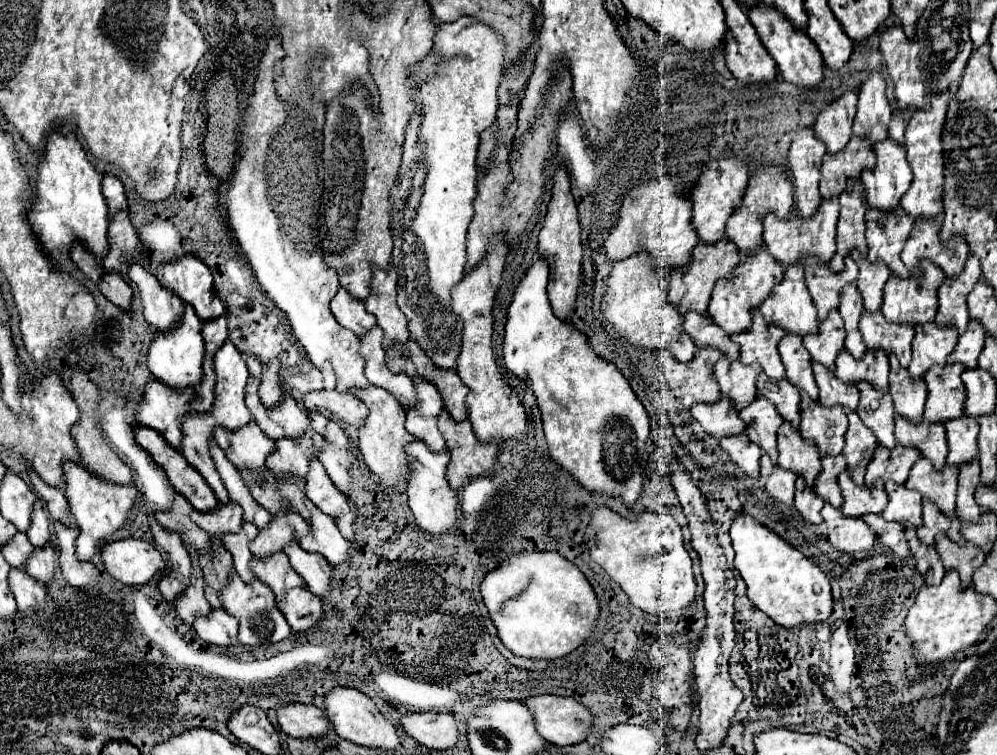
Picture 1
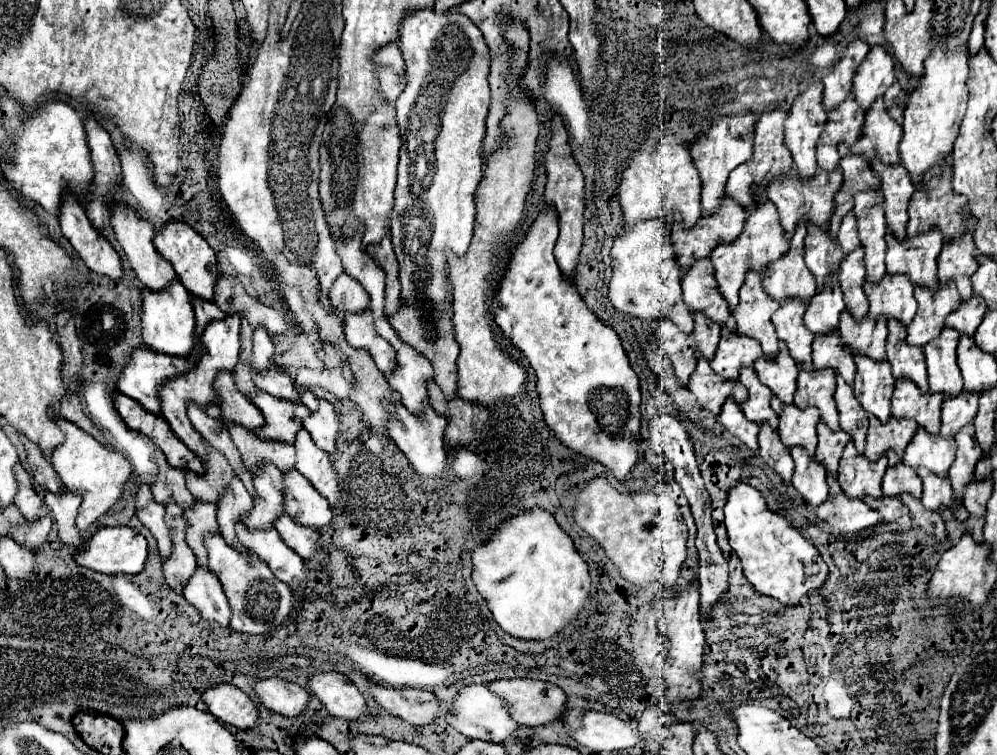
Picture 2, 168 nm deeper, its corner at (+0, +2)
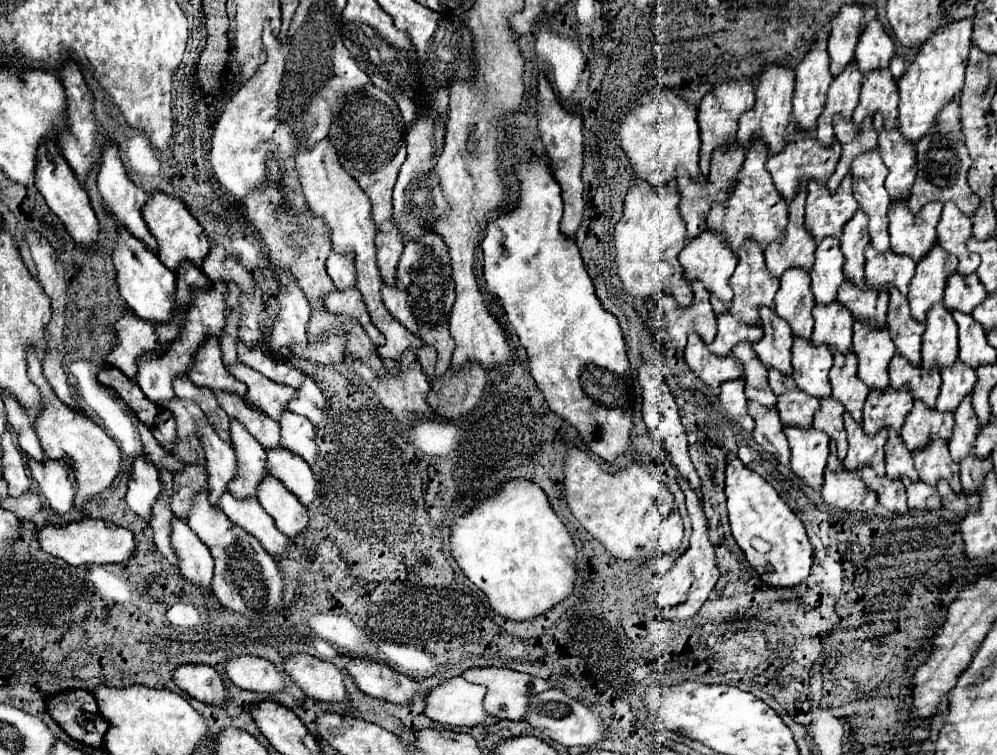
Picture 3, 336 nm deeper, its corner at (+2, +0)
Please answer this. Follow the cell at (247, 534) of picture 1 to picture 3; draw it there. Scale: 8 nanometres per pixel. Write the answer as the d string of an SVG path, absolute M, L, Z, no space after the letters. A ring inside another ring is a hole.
M206 417L198 423L198 437L202 441L206 453L206 477L208 477L208 495L212 505L218 505L218 497L226 491L230 479L236 473L236 457L234 449L228 441L220 439L214 427Z

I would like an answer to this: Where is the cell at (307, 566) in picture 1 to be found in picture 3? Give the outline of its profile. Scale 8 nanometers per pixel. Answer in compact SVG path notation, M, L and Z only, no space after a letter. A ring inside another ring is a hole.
M266 473L262 483L258 485L256 497L286 537L296 537L308 525L306 507L298 501L298 497L292 491L284 487L284 483L278 477Z

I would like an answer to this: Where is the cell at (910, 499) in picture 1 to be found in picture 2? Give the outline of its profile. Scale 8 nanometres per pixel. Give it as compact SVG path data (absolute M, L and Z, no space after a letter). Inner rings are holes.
M888 453L888 469L882 479L882 491L886 497L898 497L910 493L914 499L922 497L922 481L916 471L906 469L896 453Z

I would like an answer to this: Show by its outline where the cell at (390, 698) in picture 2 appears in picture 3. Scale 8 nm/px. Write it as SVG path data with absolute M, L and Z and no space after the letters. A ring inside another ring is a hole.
M348 659L346 671L354 679L358 689L370 697L396 705L404 705L414 699L414 681L388 667L388 663L384 661Z

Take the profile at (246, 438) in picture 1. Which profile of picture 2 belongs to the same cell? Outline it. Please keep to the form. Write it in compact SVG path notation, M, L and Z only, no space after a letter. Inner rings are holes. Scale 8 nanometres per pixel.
M218 373L216 385L222 397L222 405L210 405L204 409L212 419L222 419L226 425L242 425L248 431L264 427L262 413L236 389L234 379L228 373Z

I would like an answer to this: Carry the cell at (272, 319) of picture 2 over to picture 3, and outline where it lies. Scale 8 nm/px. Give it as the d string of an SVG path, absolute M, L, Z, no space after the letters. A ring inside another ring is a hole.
M212 243L208 257L204 257L202 263L202 271L214 281L214 279L224 279L224 281L234 281L236 285L240 285L244 291L252 291L254 281L252 281L252 273L246 271L236 255L228 253L228 249L220 243Z

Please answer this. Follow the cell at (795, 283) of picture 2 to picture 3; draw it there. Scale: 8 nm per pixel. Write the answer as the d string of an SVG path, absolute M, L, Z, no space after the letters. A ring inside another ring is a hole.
M806 183L796 191L796 199L788 205L788 223L784 235L764 249L768 271L780 277L788 267L812 269L816 243L808 229L804 229L804 203L806 203Z

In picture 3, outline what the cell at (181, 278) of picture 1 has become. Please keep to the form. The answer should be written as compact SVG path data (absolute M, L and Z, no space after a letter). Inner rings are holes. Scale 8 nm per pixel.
M156 191L146 201L146 205L142 209L142 217L144 217L146 225L150 227L150 233L156 237L156 241L158 241L158 257L168 269L176 271L176 267L182 261L192 261L192 263L196 263L200 267L200 263L208 255L210 243L208 243L208 239L204 235L202 225L196 221L196 217L190 215L190 211L188 211L188 207L186 207L186 203L182 199L176 199L172 195Z

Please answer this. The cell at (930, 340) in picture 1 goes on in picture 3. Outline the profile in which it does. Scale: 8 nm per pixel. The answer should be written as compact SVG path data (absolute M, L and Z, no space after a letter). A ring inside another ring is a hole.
M934 243L932 251L918 263L916 275L908 287L908 303L912 309L912 317L920 323L926 323L926 311L932 303L944 297L946 279L958 267L958 259L948 255L938 243Z

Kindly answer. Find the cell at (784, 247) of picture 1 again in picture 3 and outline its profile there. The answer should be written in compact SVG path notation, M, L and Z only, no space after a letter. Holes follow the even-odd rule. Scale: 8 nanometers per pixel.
M794 131L792 139L786 143L786 147L780 153L772 153L766 161L766 169L770 171L776 189L784 195L784 199L790 203L796 195L796 189L800 183L808 183L810 179L816 179L820 183L826 183L840 159L840 141L834 139L832 145L822 145L820 141L816 141L814 133L806 133L806 131Z

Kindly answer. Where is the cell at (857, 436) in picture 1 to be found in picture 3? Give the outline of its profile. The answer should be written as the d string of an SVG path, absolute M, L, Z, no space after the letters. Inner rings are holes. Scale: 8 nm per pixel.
M834 349L834 365L830 369L830 385L832 395L840 399L846 407L846 411L856 419L856 423L862 421L862 405L868 395L868 387L858 377L858 363L854 351L842 353Z

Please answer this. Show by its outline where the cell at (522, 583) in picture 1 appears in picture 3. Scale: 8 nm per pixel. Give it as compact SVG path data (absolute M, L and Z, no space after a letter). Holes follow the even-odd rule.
M510 479L498 491L472 507L472 511L456 517L450 529L450 551L462 573L480 587L492 609L514 621L532 619L552 609L558 601L566 599L574 589L576 573L576 547L564 523L552 511L550 501L542 487L528 479Z

